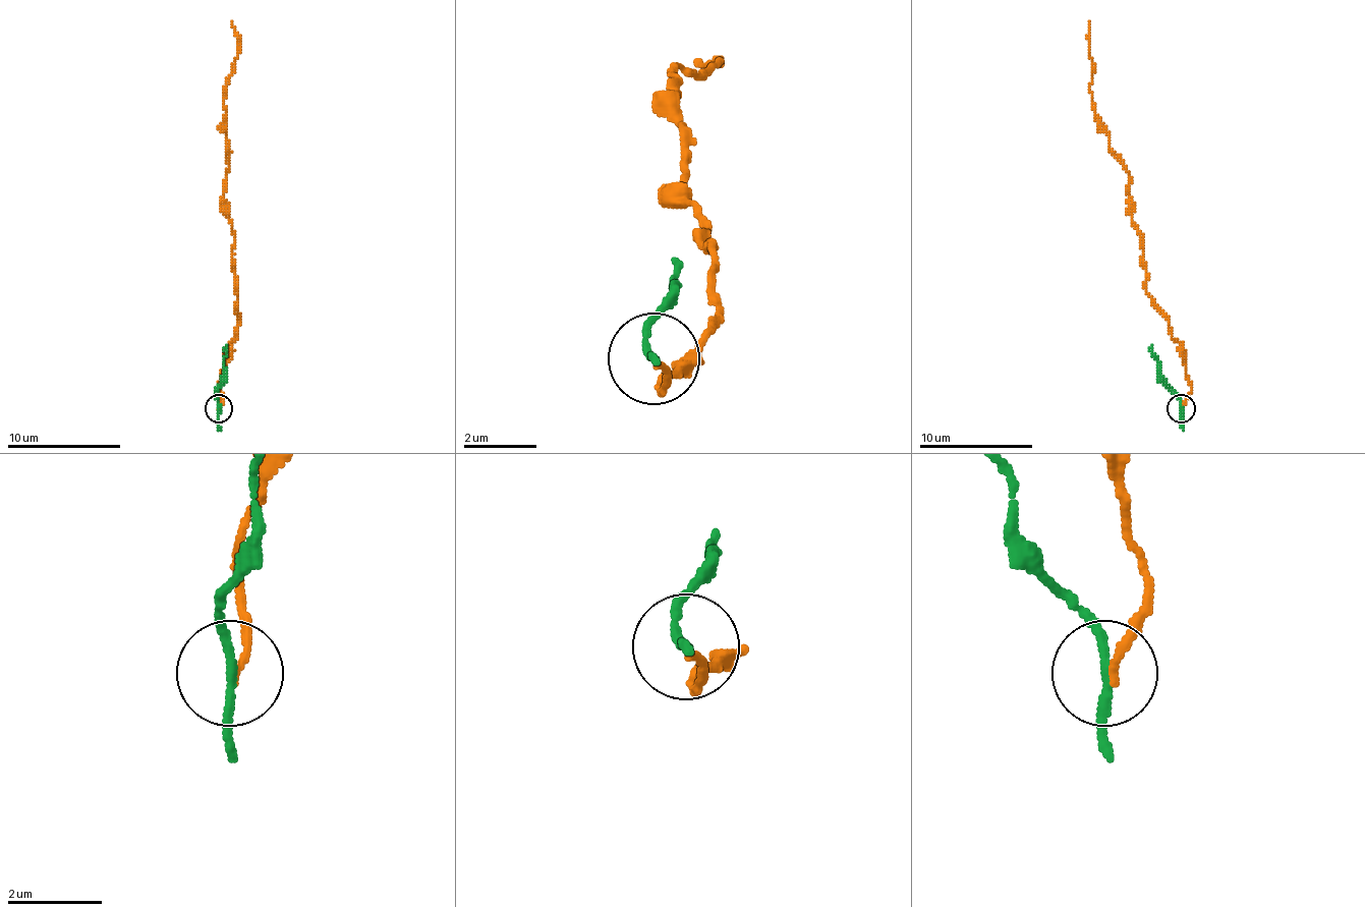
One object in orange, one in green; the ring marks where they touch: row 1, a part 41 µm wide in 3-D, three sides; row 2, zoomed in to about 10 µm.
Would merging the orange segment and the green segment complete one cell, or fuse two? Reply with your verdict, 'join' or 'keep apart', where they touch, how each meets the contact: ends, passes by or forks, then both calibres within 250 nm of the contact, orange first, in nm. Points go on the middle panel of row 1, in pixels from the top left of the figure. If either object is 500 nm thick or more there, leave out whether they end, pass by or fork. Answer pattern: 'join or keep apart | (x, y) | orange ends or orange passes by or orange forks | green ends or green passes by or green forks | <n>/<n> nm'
keep apart | (653, 358) | orange ends | green passes by | 160/180 nm

